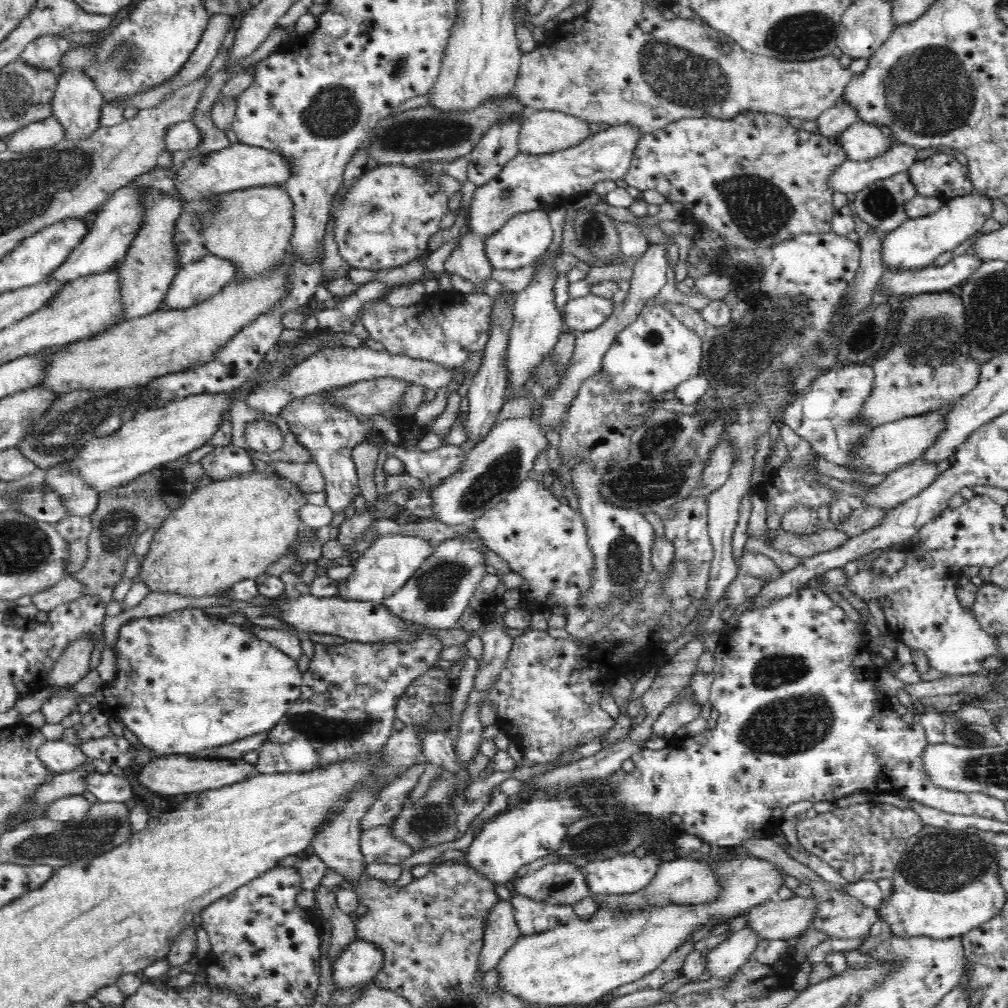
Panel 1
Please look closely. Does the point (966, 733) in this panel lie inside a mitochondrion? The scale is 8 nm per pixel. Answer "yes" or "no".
yes

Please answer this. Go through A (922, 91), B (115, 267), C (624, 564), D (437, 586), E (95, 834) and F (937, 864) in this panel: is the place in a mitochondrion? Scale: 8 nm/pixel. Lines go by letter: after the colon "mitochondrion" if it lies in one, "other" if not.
A: mitochondrion
B: other
C: mitochondrion
D: mitochondrion
E: mitochondrion
F: mitochondrion

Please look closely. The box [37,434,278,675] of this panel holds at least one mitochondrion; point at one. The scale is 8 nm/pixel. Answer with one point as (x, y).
(117, 527)

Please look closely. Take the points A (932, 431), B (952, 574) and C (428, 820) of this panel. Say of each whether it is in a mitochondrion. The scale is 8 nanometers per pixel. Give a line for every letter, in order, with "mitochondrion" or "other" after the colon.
A: other
B: other
C: mitochondrion

